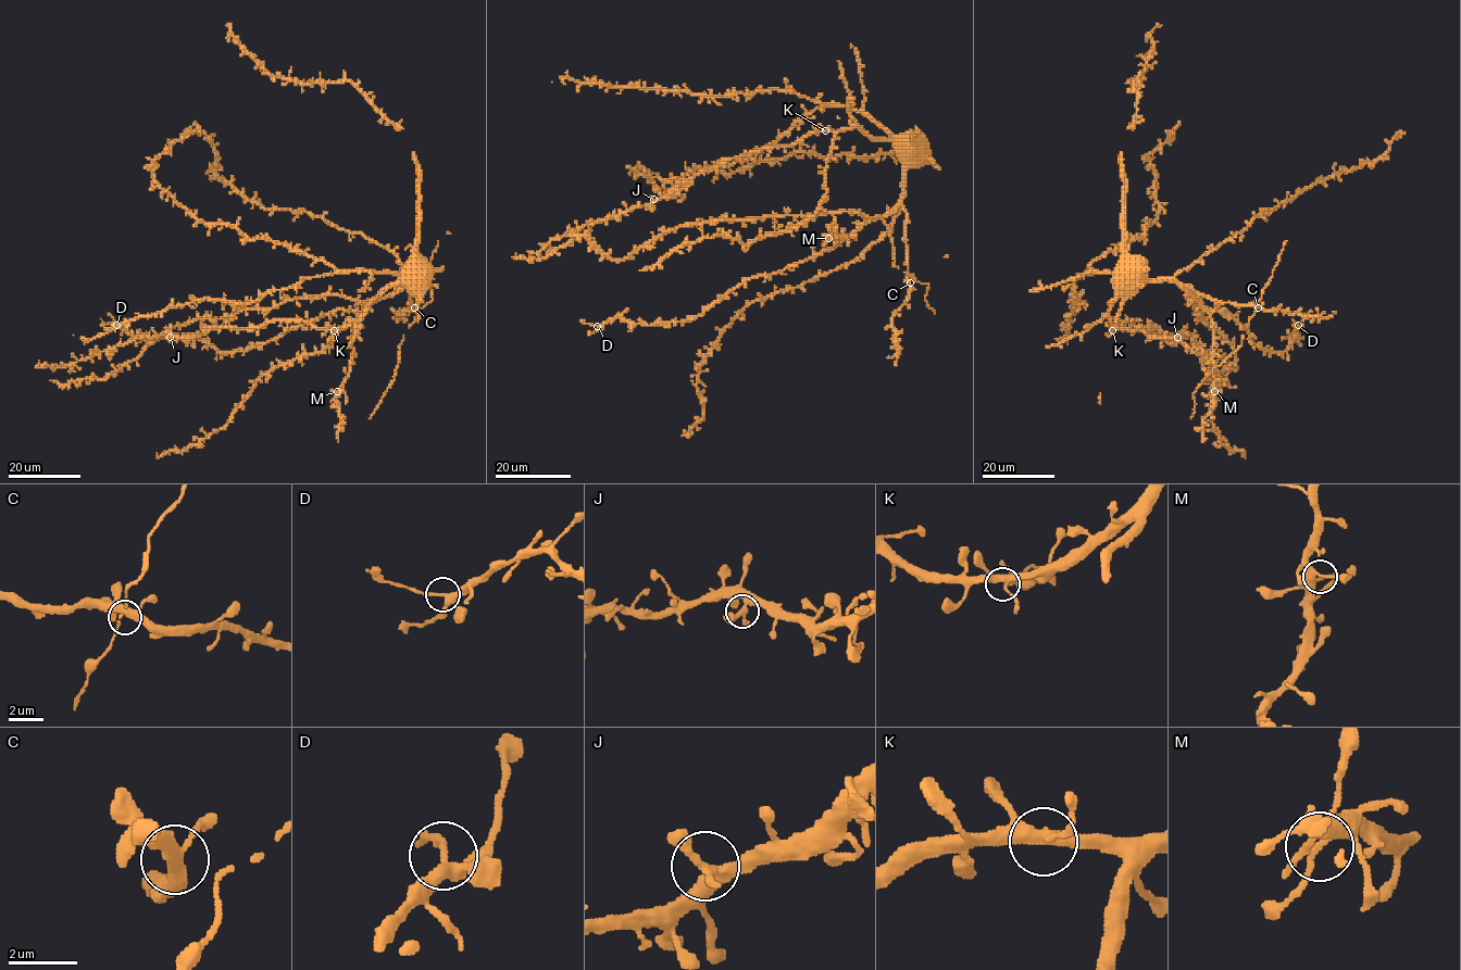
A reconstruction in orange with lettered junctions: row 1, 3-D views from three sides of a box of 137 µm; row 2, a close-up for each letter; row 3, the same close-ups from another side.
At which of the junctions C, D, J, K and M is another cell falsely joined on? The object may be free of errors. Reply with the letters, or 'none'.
D

